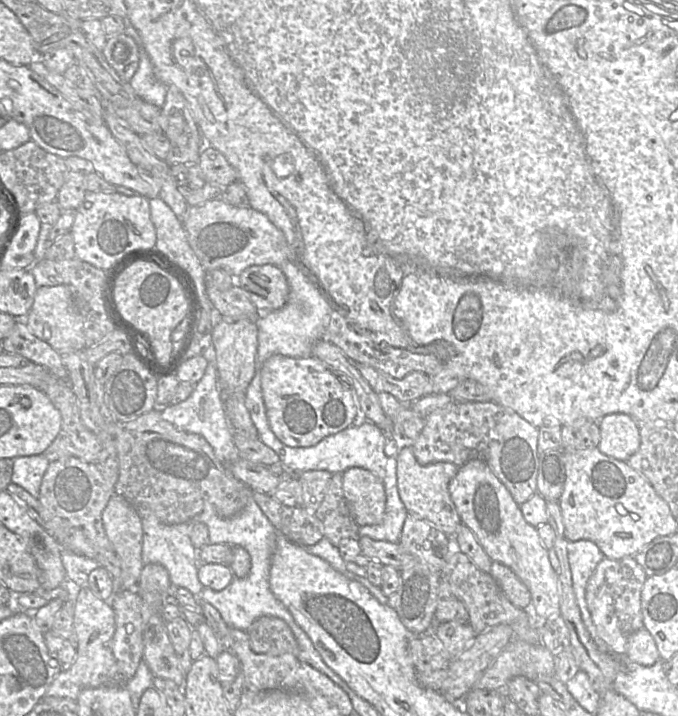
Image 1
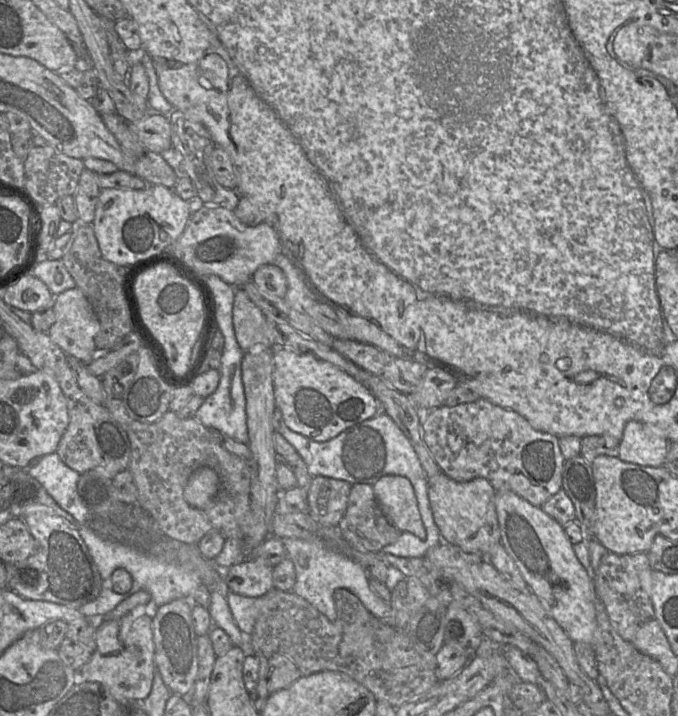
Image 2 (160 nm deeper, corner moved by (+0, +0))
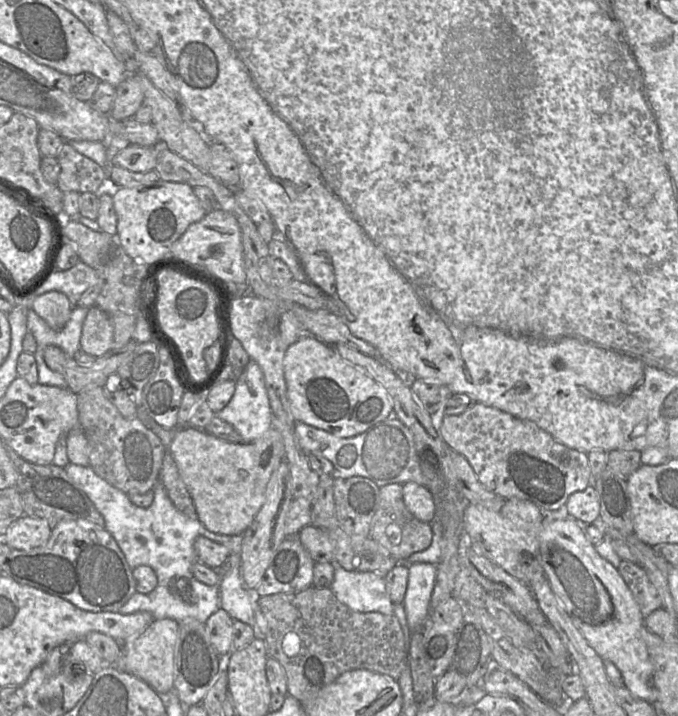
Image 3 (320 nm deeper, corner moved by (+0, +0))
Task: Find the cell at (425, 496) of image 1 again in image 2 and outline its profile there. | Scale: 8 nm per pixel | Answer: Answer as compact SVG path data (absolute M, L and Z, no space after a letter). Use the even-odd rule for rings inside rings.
M443 473L428 477L429 504L441 539L464 552L487 556L495 545L501 544L494 503L496 493L483 478L457 482Z

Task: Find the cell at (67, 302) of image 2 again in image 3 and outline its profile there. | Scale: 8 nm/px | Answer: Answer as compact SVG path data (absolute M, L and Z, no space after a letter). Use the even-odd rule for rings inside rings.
M97 306L88 308L82 324L80 351L100 357L112 349L113 326L110 318Z

